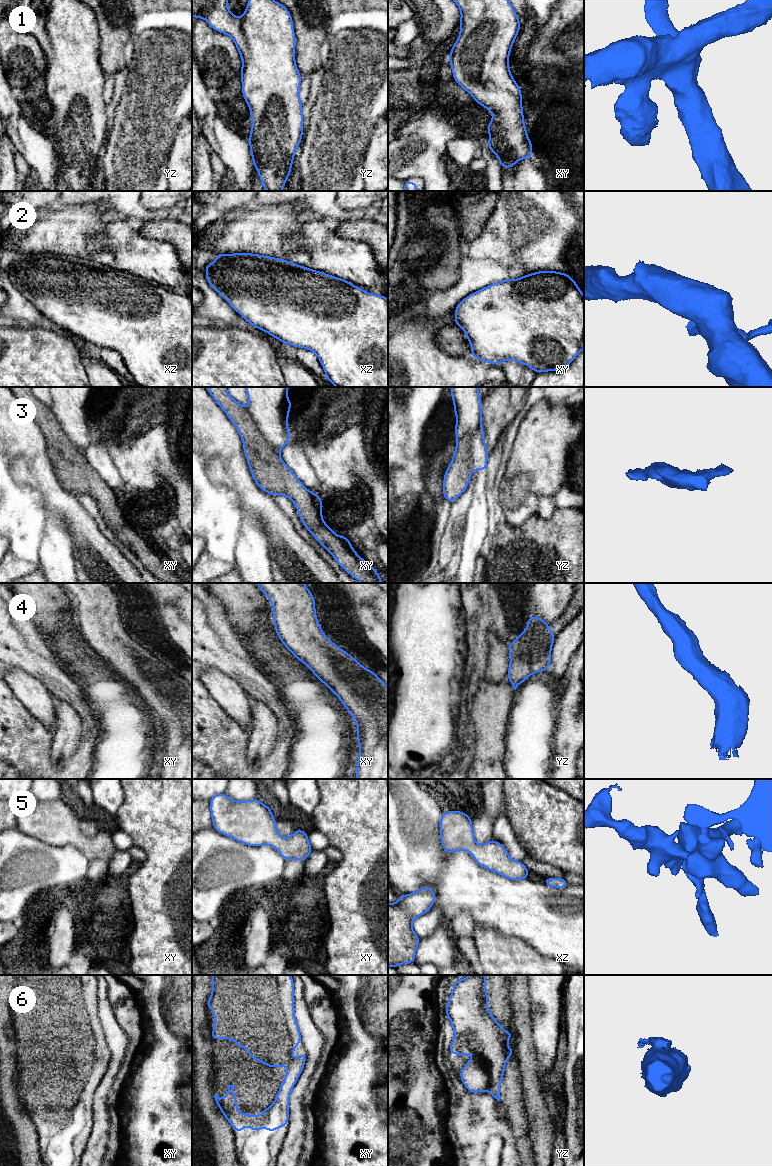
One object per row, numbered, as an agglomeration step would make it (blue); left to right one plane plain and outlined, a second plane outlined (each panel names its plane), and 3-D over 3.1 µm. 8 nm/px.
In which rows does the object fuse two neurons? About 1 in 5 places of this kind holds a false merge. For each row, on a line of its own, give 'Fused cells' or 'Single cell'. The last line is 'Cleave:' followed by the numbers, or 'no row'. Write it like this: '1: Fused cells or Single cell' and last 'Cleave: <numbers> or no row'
1: Single cell
2: Single cell
3: Fused cells
4: Single cell
5: Single cell
6: Single cell
Cleave: 3

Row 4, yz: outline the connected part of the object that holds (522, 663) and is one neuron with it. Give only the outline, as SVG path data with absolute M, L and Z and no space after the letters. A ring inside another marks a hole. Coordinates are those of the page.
M535 615L528 618L526 629L508 646L510 664L507 677L515 690L531 674L549 669L554 640L554 633L550 631L549 625L543 619Z

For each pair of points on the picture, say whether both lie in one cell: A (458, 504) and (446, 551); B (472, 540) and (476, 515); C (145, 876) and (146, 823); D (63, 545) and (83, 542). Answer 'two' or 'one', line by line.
A: one
B: one
C: one
D: two

